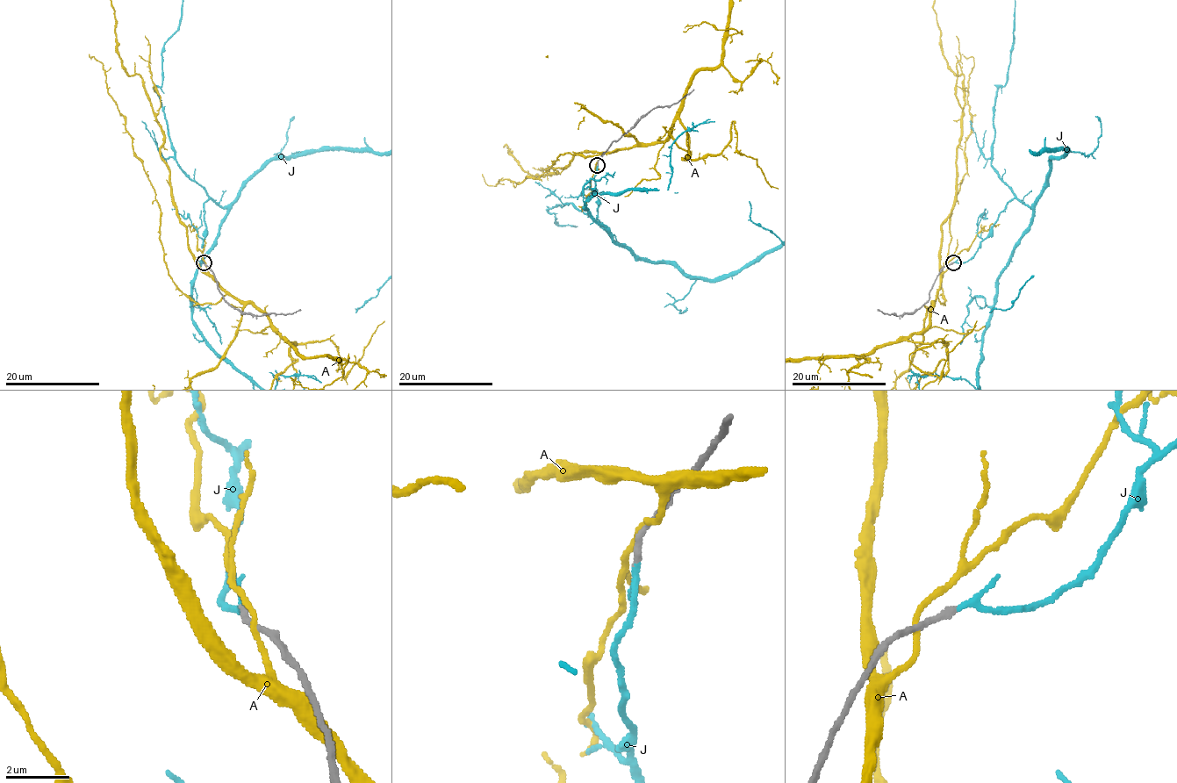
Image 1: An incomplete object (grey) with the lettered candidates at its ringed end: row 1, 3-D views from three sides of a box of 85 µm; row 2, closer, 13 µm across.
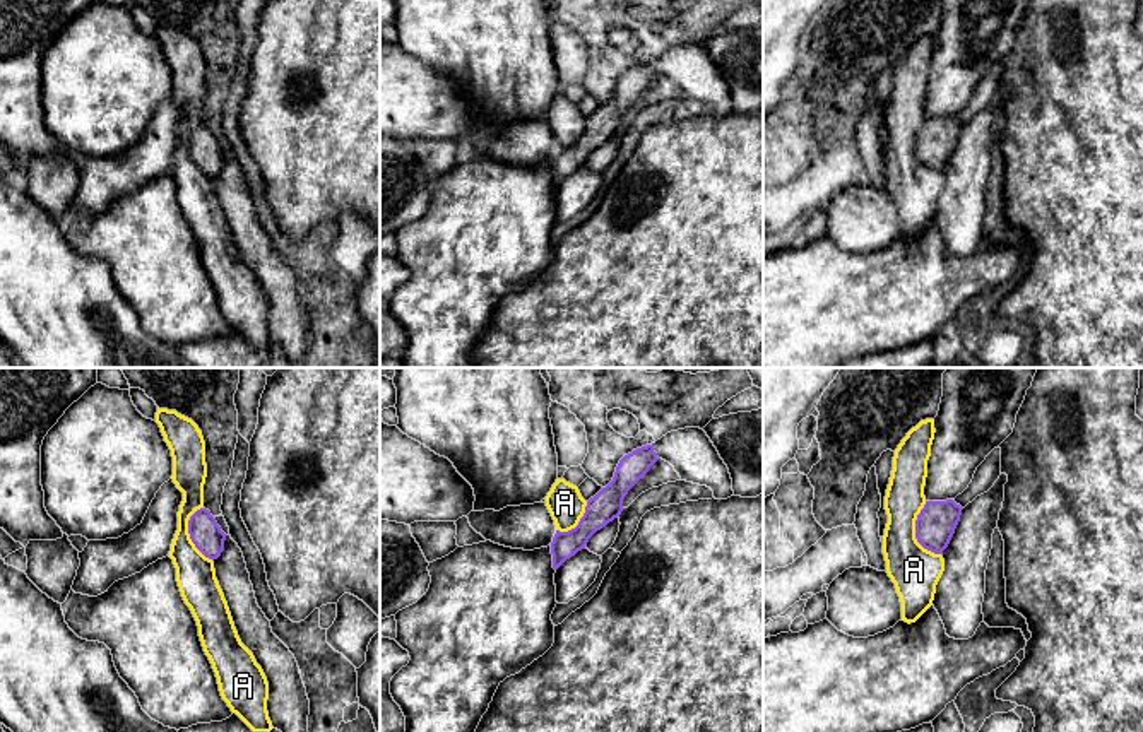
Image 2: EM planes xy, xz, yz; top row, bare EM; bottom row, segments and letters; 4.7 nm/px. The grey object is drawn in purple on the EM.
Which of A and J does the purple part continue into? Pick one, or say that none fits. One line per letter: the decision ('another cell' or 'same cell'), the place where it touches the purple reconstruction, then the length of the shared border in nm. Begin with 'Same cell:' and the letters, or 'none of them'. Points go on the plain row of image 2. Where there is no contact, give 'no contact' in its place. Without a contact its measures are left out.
Same cell: J
A: another cell | yz (916, 149) | 260 nm
J: same cell | no contact

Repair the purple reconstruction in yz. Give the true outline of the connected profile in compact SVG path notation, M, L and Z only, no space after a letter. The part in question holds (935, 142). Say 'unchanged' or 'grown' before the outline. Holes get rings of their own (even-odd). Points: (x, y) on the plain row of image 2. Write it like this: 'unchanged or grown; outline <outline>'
unchanged; outline M953 116L926 118L915 137L917 159L934 171L943 171L960 139L962 127Z

